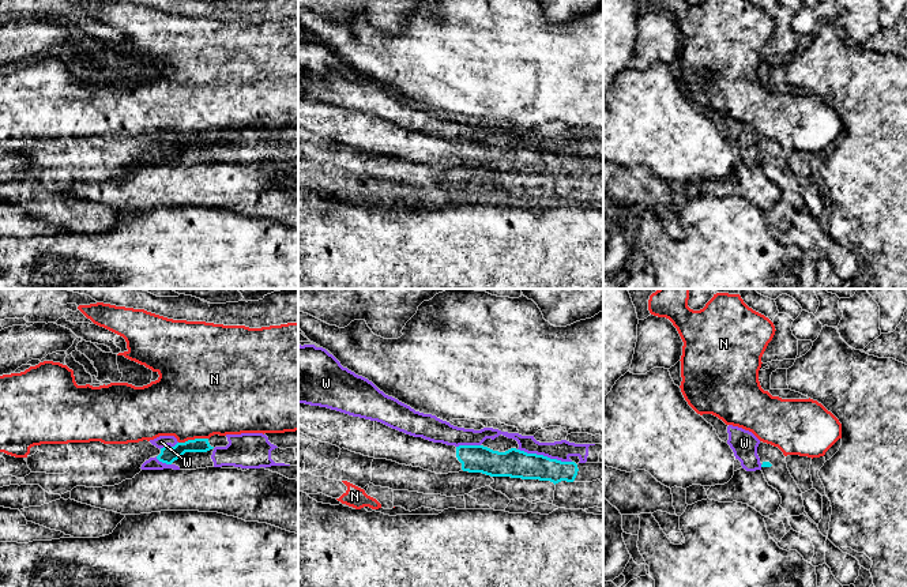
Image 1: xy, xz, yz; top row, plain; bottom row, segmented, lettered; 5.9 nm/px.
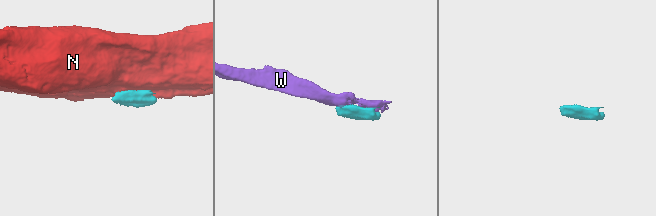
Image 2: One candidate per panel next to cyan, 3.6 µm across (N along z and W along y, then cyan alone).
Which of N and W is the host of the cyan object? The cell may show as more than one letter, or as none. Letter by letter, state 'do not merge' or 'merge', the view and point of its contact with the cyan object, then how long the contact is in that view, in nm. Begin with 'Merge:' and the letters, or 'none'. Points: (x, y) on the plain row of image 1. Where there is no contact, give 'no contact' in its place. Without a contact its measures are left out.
Merge: none
N: do not merge; meets cyan in xy at (192, 135); contact 180 nm long
W: do not merge; meets cyan in xz at (545, 151); contact 340 nm long

